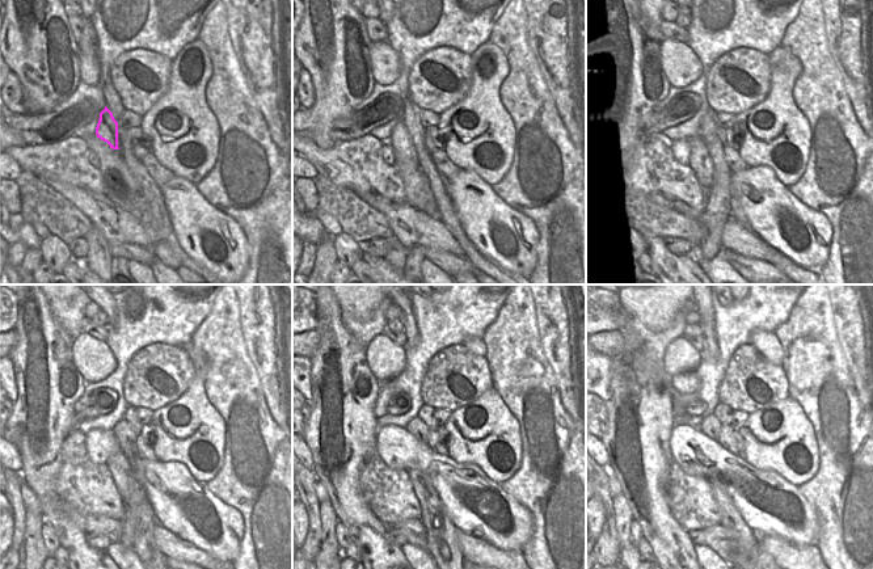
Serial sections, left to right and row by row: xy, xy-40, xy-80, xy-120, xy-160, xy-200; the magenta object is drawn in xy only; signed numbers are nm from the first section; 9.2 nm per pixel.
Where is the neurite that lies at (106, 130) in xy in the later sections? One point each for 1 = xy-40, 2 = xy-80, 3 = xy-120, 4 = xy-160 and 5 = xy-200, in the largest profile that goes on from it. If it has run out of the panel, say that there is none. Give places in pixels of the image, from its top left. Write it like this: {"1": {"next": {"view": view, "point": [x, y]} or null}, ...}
{"1": {"next": {"view": "xy-40", "point": [400, 139]}}, "2": {"next": {"view": "xy-80", "point": [717, 211]}}, "3": {"next": {"view": "xy-120", "point": [139, 522]}}, "4": {"next": {"view": "xy-160", "point": [442, 543]}}, "5": {"next": {"view": "xy-200", "point": [746, 542]}}}

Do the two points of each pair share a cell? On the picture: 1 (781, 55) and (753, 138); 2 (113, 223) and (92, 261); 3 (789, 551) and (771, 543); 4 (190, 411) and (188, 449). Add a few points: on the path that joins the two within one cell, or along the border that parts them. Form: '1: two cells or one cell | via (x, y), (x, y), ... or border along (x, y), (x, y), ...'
1: one cell | via (781, 78), (781, 93), (775, 123)
2: two cells | border along (95, 226), (108, 243)
3: one cell | via (785, 551), (775, 546)
4: one cell | via (190, 420), (188, 439)

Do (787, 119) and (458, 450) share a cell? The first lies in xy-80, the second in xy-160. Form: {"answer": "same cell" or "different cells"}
{"answer": "same cell"}

